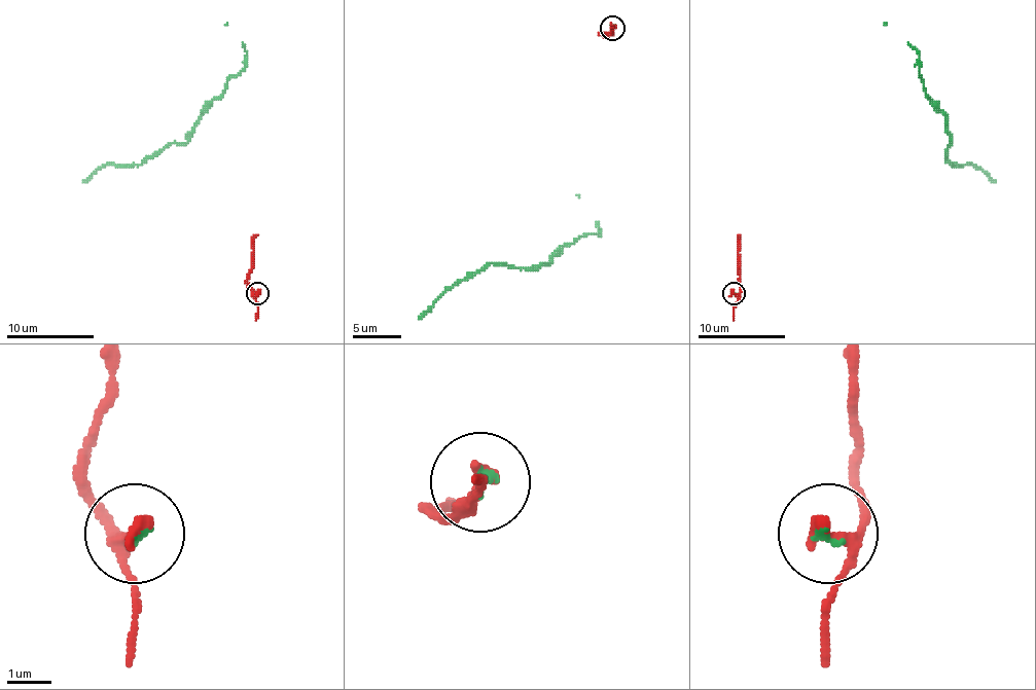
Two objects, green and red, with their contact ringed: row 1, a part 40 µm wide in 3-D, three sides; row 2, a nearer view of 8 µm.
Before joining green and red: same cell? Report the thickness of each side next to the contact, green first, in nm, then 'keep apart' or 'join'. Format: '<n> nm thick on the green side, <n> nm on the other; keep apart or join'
100 nm thick on the green side, 280 nm on the other; join

